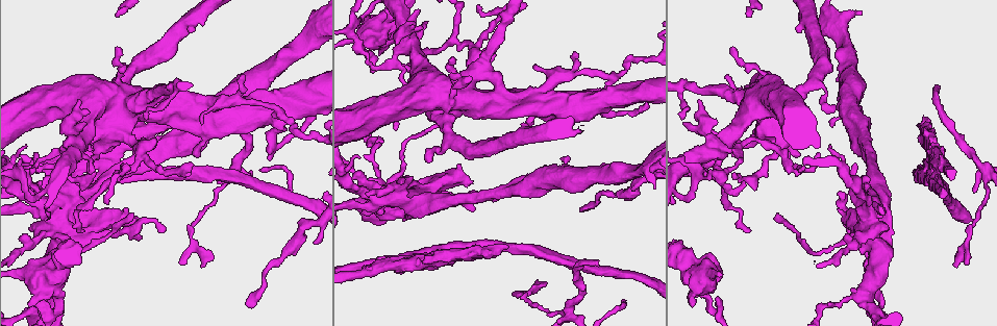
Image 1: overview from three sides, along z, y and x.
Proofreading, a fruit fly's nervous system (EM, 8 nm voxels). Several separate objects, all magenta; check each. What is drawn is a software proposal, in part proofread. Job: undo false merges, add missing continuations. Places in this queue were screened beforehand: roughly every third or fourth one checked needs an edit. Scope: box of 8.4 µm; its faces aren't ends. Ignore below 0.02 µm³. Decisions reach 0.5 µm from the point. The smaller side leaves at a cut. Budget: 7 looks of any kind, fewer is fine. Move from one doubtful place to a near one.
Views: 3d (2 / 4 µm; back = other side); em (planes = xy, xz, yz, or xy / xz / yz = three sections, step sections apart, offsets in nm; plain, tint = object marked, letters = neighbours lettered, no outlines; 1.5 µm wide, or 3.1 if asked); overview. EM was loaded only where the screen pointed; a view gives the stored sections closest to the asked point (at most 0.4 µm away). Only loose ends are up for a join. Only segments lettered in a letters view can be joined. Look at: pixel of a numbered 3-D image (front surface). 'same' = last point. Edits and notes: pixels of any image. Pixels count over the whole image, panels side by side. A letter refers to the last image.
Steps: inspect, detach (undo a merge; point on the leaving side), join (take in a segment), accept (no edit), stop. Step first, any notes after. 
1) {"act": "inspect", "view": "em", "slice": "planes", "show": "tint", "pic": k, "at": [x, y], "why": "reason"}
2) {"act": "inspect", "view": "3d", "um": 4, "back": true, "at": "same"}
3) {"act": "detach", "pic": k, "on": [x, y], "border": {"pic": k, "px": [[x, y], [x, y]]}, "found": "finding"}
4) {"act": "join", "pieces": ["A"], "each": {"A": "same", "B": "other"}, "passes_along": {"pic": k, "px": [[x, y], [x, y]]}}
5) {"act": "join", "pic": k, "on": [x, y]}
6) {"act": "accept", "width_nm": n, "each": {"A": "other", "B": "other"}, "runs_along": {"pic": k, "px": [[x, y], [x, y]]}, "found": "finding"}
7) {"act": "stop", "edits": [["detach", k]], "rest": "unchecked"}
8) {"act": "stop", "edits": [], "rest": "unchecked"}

{"act": "inspect", "view": "em", "slice": "xy", "step": 8, "show": "letters", "pic": 1, "at": [598, 263], "why": "thin end"}

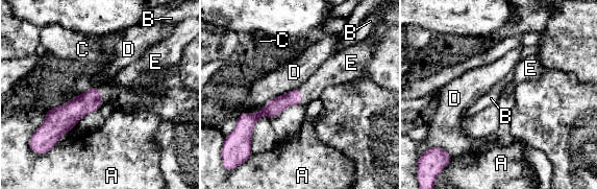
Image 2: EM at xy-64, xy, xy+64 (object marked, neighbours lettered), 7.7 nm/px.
{"act": "join", "pieces": ["E"], "each": {"A": "other", "B": "other", "C": "other", "D": "other", "E": "same"}, "found": "the cell continues"}

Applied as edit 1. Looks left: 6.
{"act": "inspect", "view": "em", "slice": "yz", "step": 4, "show": "tint", "pic": 1, "at": [494, 57], "why": "branch stops here"}

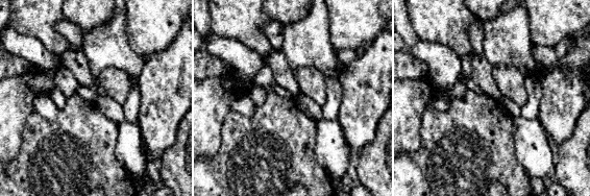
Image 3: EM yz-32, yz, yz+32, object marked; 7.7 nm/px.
{"act": "inspect", "view": "em", "slice": "planes", "show": "letters", "at": "same", "why": "cut it another way"}

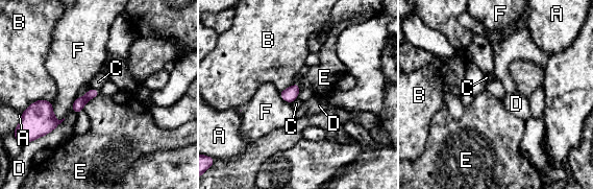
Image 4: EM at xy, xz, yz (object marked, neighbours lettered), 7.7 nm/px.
{"act": "accept", "each": {"A": "other", "B": "other", "C": "other", "D": "other", "E": "other", "F": "other"}, "border": {"pic": 4, "px": [[100, 93], [91, 98], [82, 109]]}, "found": "none of them fits"}

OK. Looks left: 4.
{"act": "stop", "edits": [["join", 2]], "rest": "unchecked"}

